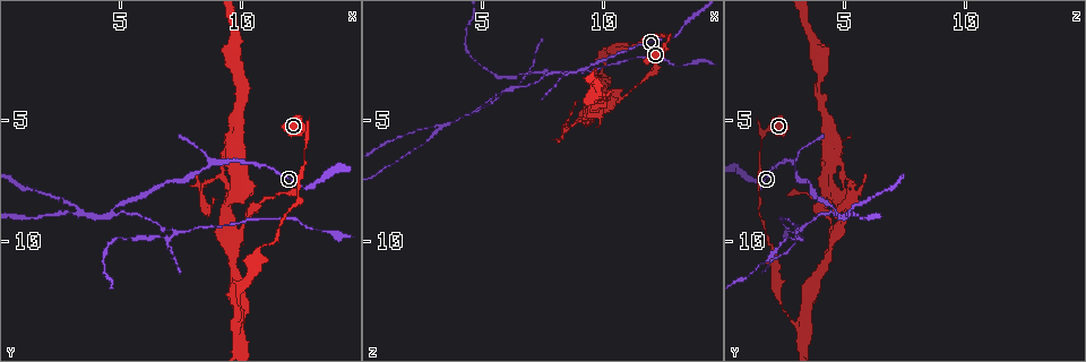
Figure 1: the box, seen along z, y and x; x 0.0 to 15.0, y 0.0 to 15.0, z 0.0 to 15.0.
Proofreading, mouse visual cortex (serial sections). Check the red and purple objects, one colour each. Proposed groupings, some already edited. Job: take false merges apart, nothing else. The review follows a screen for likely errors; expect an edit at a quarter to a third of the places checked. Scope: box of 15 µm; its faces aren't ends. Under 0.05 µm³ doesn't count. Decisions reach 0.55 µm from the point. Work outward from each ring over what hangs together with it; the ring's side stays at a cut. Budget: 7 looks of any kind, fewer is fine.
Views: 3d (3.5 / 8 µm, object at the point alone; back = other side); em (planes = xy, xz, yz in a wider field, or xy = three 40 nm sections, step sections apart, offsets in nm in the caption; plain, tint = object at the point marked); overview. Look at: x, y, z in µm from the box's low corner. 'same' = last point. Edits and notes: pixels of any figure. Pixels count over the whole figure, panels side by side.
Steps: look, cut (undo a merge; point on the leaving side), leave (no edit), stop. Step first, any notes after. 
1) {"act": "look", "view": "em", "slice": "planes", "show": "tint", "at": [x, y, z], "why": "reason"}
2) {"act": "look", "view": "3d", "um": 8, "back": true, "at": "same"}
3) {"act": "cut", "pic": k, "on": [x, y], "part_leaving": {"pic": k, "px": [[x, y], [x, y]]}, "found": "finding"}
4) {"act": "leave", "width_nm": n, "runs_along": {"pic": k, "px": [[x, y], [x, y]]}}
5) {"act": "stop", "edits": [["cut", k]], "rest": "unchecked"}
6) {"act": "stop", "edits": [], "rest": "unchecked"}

{"act": "look", "view": "3d", "um": 3.5, "at": [12.3, 8.1, 1.4], "why": "a narrow waist"}

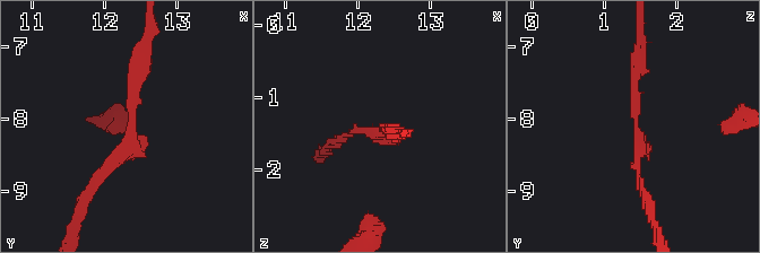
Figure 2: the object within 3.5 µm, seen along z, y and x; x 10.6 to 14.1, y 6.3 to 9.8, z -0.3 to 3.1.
{"act": "look", "view": "em", "slice": "xy", "step": 2, "show": "tint", "at": [12.35, 8.10, 1.40]}

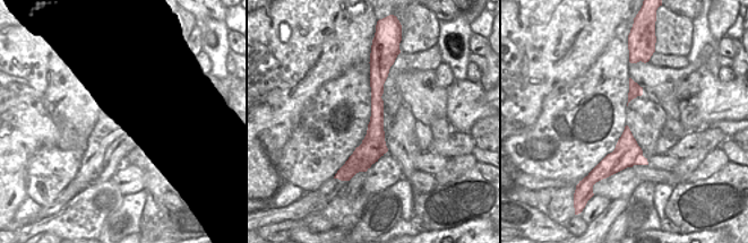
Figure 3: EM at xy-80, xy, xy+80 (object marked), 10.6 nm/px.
{"act": "look", "view": "em", "slice": "xy", "step": 1, "show": "tint", "at": "same"}

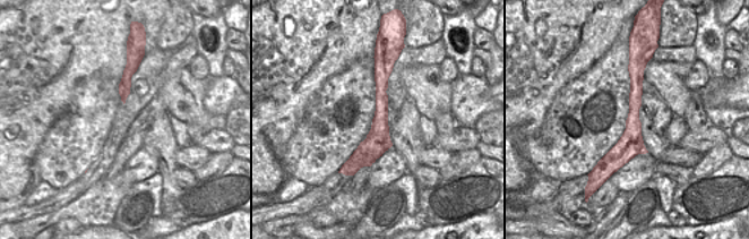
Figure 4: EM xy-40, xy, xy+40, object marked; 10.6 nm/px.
{"act": "leave", "runs_along": {"pic": 2, "px": [[141, 52], [130, 142], [96, 188]]}, "found": "one cell here"}

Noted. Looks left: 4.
{"act": "look", "view": "3d", "um": 3.5, "at": [9.1, 7.4, 5.0], "why": "abrupt turn"}

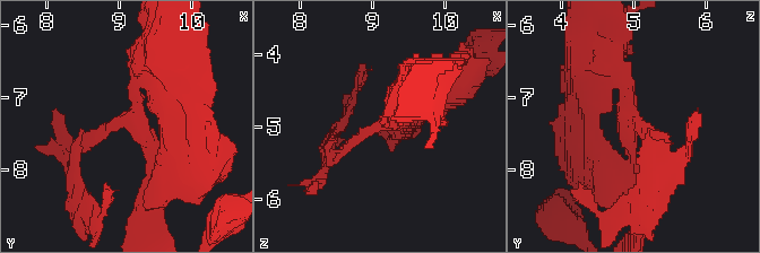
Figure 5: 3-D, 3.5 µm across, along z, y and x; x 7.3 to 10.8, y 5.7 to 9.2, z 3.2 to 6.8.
{"act": "look", "view": "em", "slice": "xy", "step": 1, "show": "tint", "at": [9.20, 7.35, 4.95], "arm_widths_nm": [100, 250], "why": "need the tissue"}

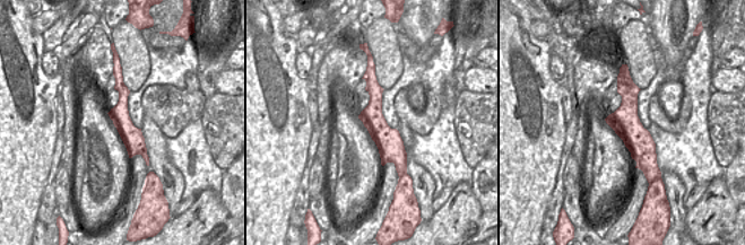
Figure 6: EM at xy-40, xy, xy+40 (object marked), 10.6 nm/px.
{"act": "look", "view": "em", "slice": "planes", "show": "tint", "at": "same"}

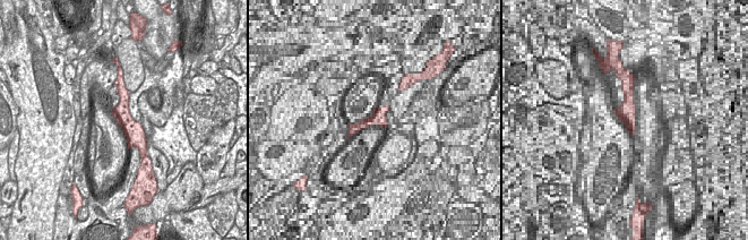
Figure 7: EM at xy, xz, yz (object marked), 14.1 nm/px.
{"act": "leave", "width_nm": 280, "runs_along": {"pic": 7, "px": [[118, 82], [123, 119], [140, 147]]}, "found": "continuous, no second cell"}

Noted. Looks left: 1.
{"act": "stop", "edits": [], "rest": "unchecked"}

